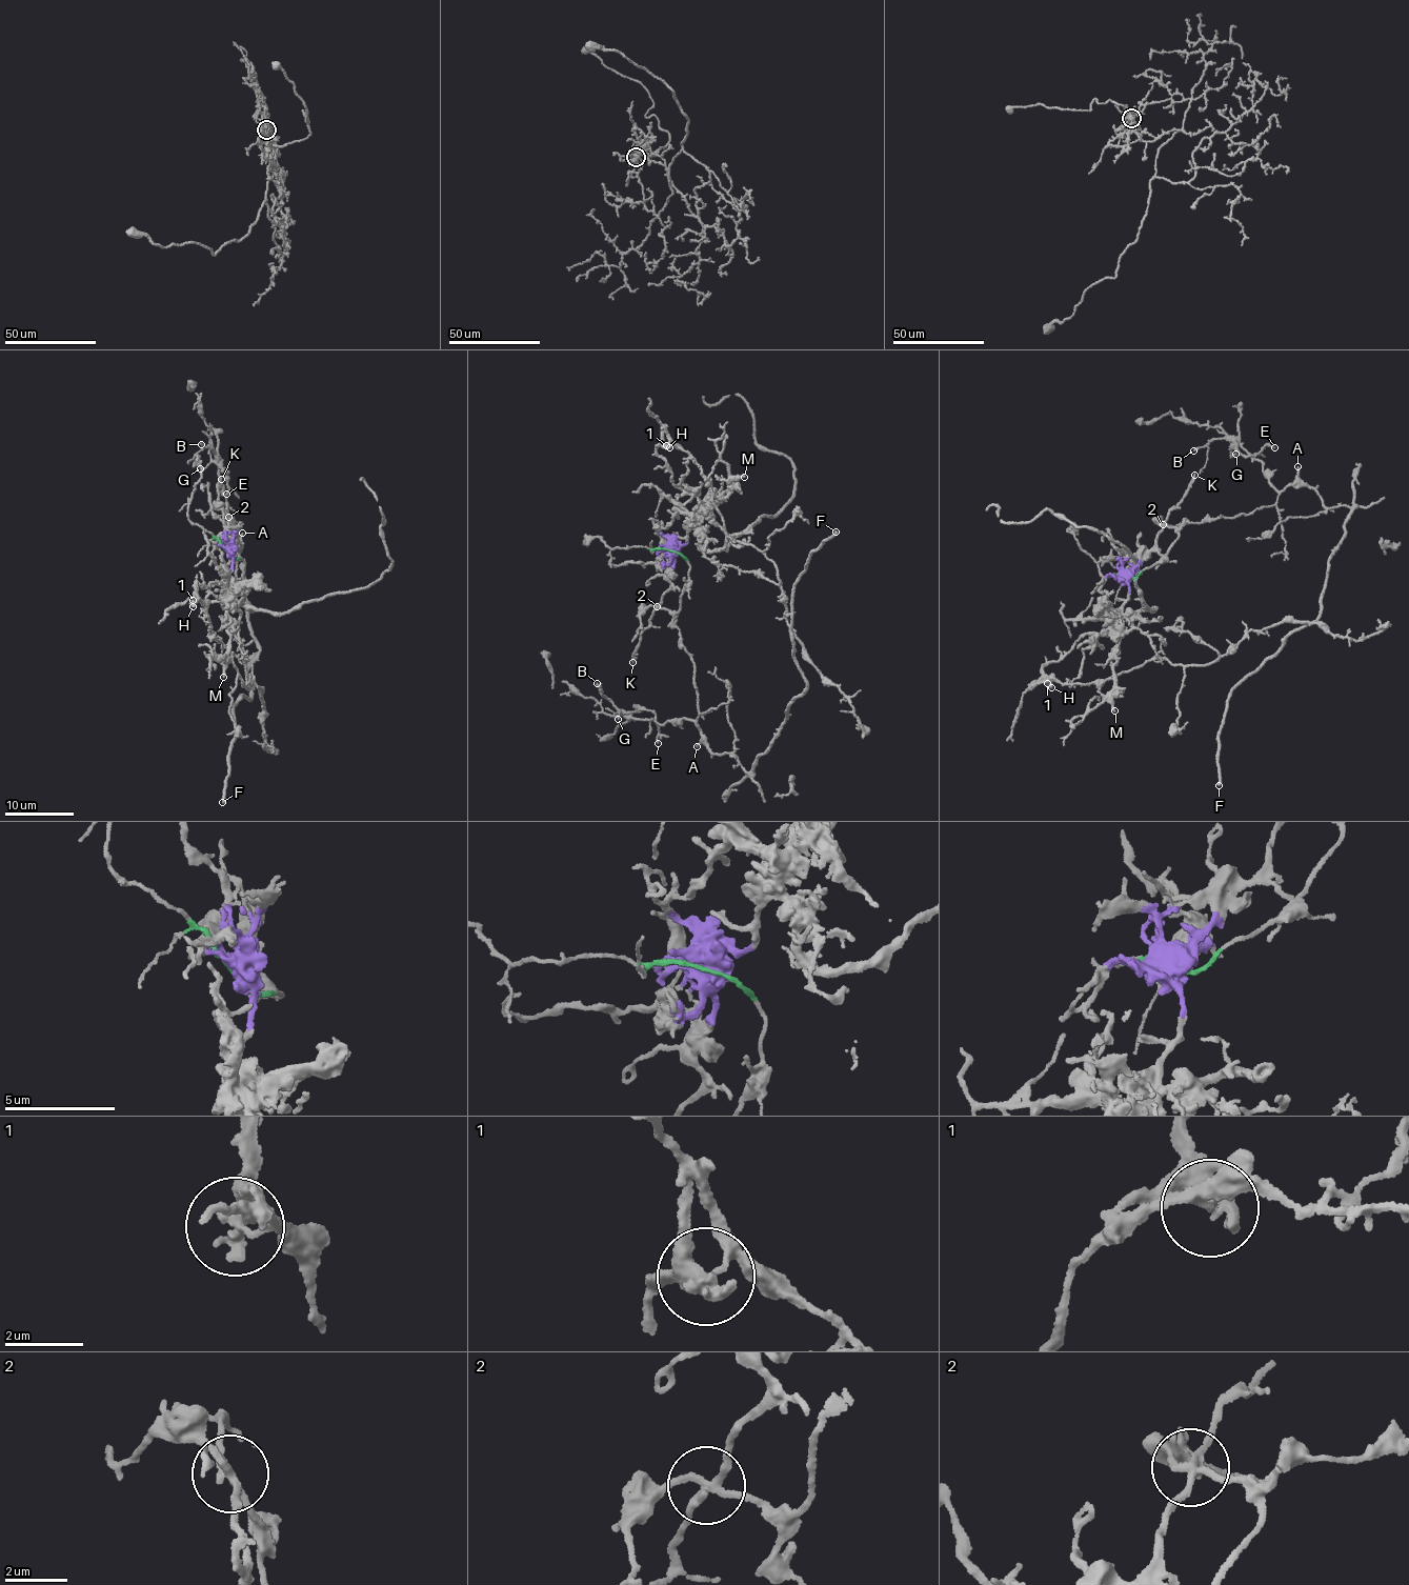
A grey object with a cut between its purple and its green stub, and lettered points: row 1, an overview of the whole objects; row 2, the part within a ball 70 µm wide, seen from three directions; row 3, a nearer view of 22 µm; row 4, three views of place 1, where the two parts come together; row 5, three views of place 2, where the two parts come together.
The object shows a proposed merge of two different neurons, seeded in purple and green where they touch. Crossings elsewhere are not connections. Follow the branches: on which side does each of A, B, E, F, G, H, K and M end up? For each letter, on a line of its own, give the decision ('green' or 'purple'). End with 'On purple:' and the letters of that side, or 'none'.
A: green
B: green
E: green
F: green
G: green
H: purple
K: purple
M: purple
On purple: H, K, M

